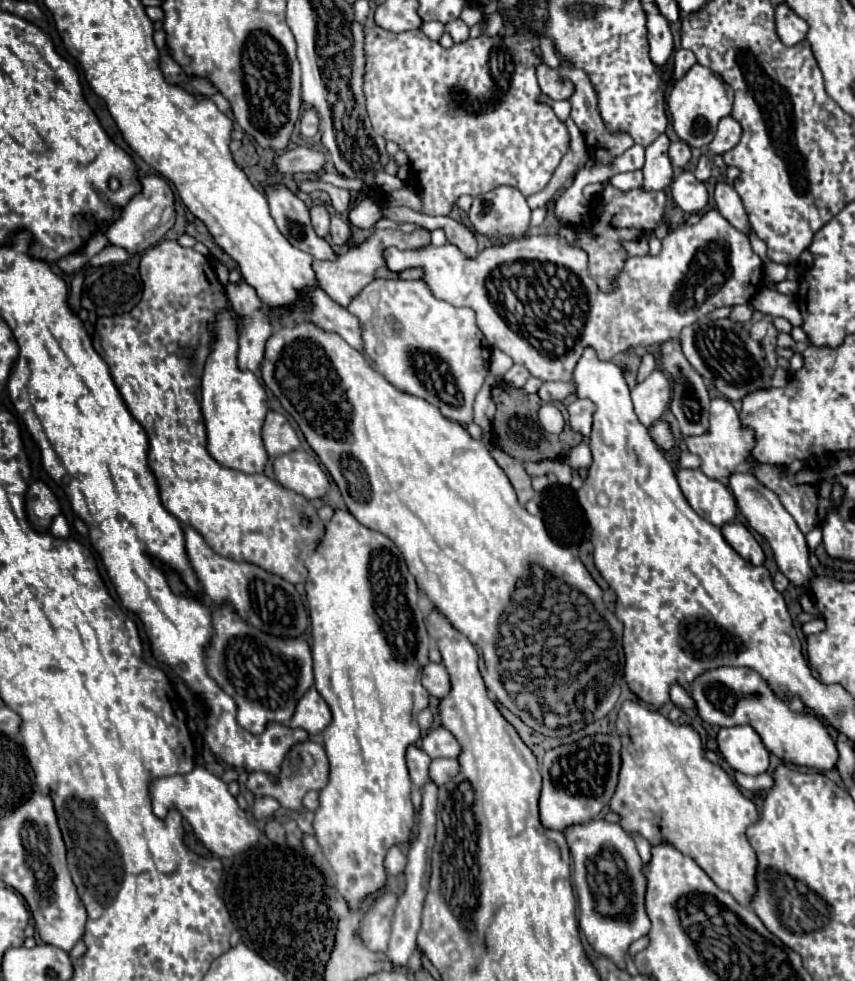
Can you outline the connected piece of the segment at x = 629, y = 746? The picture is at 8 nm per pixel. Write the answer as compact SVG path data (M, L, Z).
M624 702L616 734L622 740L622 770L618 788L610 800L610 810L620 814L620 826L628 832L642 834L650 844L668 838L682 854L688 854L714 880L720 890L732 892L738 904L750 906L756 896L756 868L758 856L746 838L748 826L758 822L758 810L748 800L738 784L716 764L702 758L702 740L692 726L674 726L660 712L646 708L642 702Z

